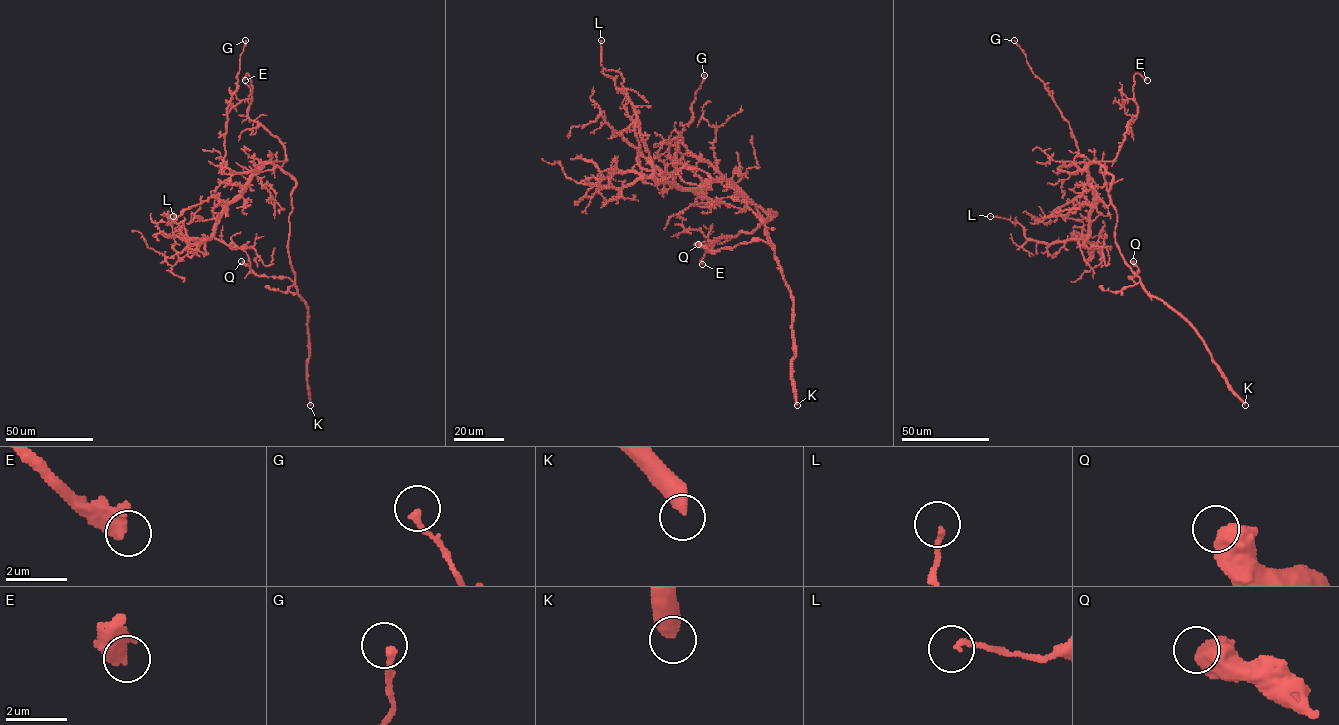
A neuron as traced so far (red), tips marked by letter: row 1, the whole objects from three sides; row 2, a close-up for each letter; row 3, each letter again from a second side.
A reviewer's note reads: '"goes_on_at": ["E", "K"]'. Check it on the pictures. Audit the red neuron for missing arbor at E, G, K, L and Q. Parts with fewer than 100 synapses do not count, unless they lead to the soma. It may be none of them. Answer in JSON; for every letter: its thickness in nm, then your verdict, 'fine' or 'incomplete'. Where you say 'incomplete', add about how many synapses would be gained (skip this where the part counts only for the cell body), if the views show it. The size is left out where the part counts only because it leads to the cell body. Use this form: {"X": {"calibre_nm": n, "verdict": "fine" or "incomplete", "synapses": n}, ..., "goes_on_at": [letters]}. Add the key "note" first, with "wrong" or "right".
{"note": "right", "E": {"calibre_nm": 550, "verdict": "incomplete"}, "G": {"calibre_nm": 200, "verdict": "fine"}, "K": {"calibre_nm": 480, "verdict": "incomplete", "synapses": 550}, "L": {"calibre_nm": 140, "verdict": "fine"}, "Q": {"calibre_nm": 700, "verdict": "fine"}, "goes_on_at": ["E", "K"]}

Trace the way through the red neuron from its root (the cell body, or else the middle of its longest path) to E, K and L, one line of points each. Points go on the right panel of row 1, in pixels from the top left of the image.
E: (1109, 188), (1113, 177), (1098, 162), (1115, 159), (1127, 123), (1137, 114), (1134, 76), (1140, 74), (1147, 80)
K: (1109, 188), (1117, 214), (1115, 243), (1124, 260), (1150, 295), (1195, 330), (1245, 405)
L: (1109, 188), (1113, 177), (1091, 163), (1093, 206), (1083, 239), (1038, 242), (1016, 221), (990, 216)

